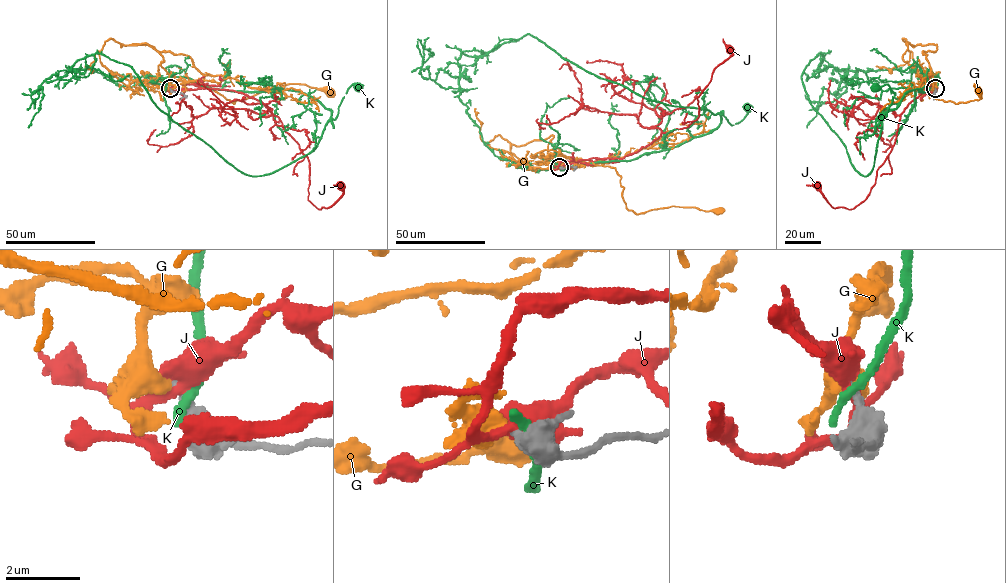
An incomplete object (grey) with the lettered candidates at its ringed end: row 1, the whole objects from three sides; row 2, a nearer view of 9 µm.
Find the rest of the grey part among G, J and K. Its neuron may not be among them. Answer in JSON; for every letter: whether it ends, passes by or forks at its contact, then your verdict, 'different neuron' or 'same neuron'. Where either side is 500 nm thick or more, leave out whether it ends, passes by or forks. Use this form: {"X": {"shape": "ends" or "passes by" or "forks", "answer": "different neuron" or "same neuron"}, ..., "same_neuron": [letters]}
{"G": {"answer": "different neuron"}, "J": {"shape": "passes by", "answer": "different neuron"}, "K": {"shape": "ends", "answer": "different neuron"}, "same_neuron": []}

